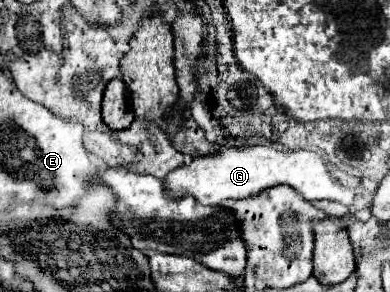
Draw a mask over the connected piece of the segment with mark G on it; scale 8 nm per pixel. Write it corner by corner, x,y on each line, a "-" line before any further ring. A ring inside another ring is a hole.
250,146
250,148
222,148
222,152
214,156
198,156
194,158
188,166
180,166
174,172
170,172
164,178
166,190
172,196
194,196
200,200
200,204
220,204
224,200
242,200
242,198
252,198
266,188
272,188
276,184
286,184
294,188
304,200
334,200
350,208
350,214
356,216
358,220
366,222
372,216
372,200
374,192
364,188
362,184
350,188
340,182
336,182
328,168
326,162
318,152
310,150
296,150
296,152
282,152
272,146

